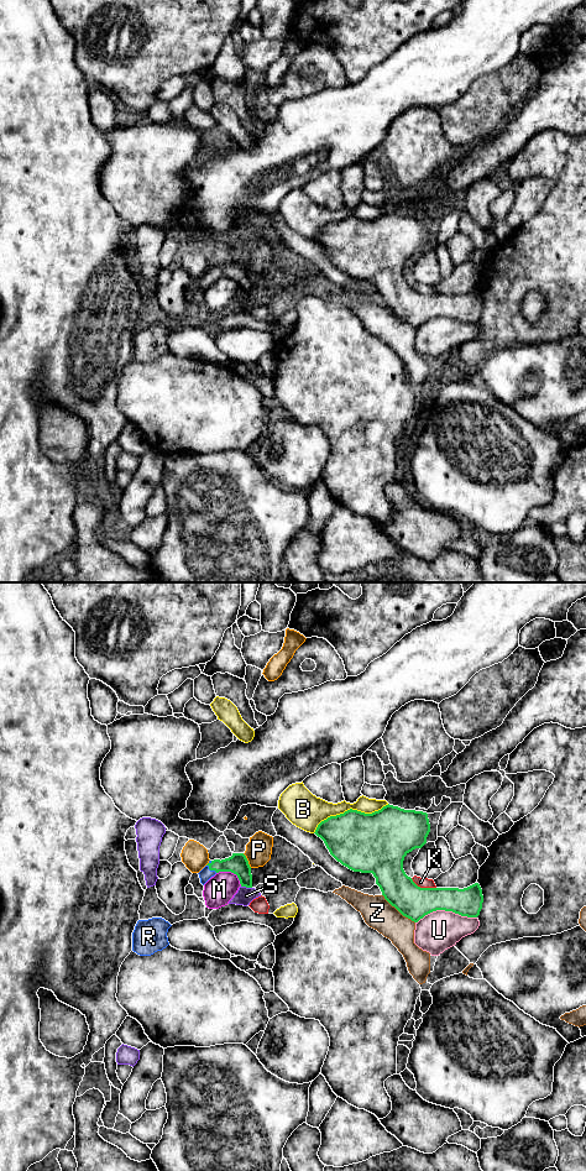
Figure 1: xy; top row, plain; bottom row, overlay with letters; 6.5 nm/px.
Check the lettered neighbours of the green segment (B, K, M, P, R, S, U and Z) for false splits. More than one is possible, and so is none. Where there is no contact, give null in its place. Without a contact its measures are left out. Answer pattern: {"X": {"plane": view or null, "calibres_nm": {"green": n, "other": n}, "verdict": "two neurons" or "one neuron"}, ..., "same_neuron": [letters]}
{"B": {"plane": "xy", "calibres_nm": {"green": 380, "other": 190}, "verdict": "two neurons"}, "K": {"plane": "xy", "calibres_nm": {"green": 220, "other": 60}, "verdict": "two neurons"}, "M": {"plane": "xy", "calibres_nm": {"green": 140, "other": 190}, "verdict": "two neurons"}, "P": {"plane": "xy", "calibres_nm": {"green": 140, "other": 170}, "verdict": "two neurons"}, "R": {"plane": "xy", "calibres_nm": {"green": 140, "other": 80}, "verdict": "one neuron"}, "S": {"plane": "xy", "calibres_nm": {"green": 140, "other": 110}, "verdict": "two neurons"}, "U": {"plane": "xy", "calibres_nm": {"green": 220, "other": 260}, "verdict": "two neurons"}, "Z": {"plane": "xy", "calibres_nm": {"green": 220, "other": 200}, "verdict": "two neurons"}, "same_neuron": ["R"]}

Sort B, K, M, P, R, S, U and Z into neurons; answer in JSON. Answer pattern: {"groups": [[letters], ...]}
{"groups": [["B"], ["K"], ["M"], ["P"], ["R"], ["S"], ["U"], ["Z"]]}

